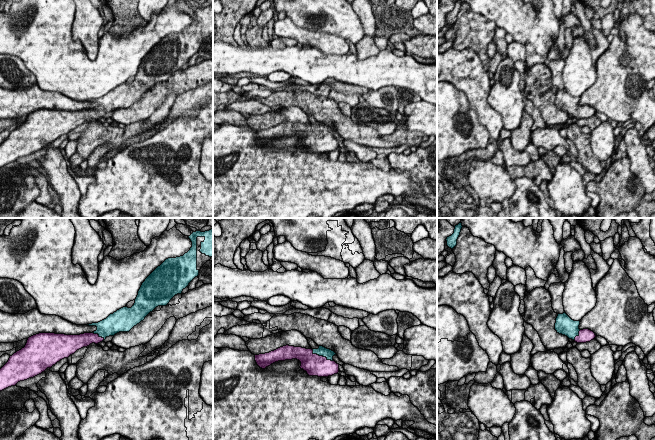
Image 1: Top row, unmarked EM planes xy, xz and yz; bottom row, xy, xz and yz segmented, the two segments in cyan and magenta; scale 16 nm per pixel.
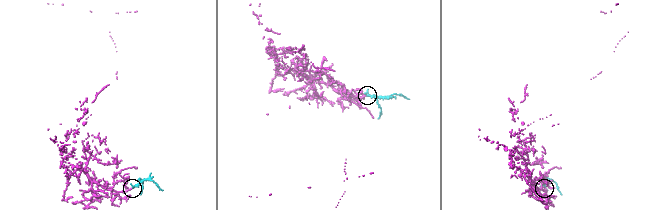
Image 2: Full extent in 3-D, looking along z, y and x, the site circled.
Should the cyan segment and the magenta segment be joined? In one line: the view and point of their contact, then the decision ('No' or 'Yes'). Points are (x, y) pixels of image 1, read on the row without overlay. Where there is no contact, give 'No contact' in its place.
Touches cyan at xz (322, 131). Yes

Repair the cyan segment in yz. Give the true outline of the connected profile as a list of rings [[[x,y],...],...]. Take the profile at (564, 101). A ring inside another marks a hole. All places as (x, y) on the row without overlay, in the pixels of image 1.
[[[565,88],[558,90],[555,99],[557,109],[567,112],[577,119],[586,119],[593,116],[596,111],[589,105],[579,105],[580,97],[572,96]]]

